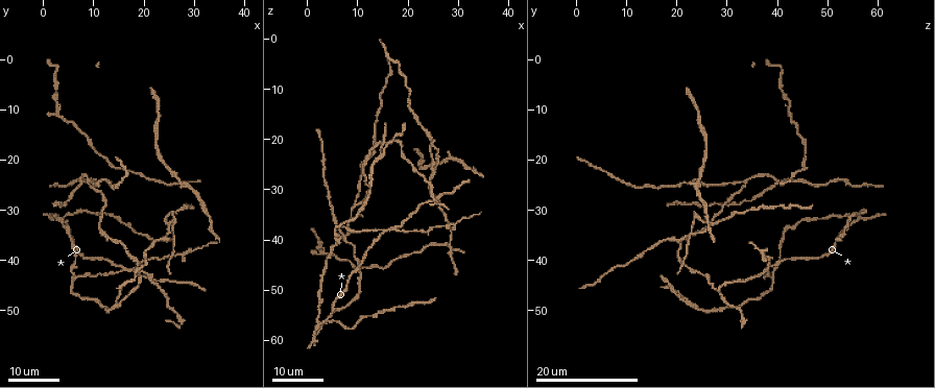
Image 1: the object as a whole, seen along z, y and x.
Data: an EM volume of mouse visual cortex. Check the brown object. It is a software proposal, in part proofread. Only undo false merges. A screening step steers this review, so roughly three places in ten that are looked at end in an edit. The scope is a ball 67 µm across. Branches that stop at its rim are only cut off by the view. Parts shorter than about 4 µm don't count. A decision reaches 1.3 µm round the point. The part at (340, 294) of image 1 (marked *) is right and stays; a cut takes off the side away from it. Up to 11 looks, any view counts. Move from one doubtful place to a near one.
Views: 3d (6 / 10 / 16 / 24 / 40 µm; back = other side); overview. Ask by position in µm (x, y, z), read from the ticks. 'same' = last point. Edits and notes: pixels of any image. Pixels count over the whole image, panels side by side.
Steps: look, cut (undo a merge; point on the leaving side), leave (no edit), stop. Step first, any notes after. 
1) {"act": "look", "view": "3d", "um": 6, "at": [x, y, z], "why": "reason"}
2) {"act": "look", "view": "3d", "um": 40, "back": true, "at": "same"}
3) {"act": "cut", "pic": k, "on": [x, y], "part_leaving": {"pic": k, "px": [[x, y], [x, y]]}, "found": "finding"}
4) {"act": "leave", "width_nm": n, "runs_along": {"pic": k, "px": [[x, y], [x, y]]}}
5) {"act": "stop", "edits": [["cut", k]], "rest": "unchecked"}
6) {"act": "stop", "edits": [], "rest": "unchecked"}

{"act": "look", "view": "3d", "um": 24, "at": [8.0, 24.5, 39.5], "why": "a fork"}

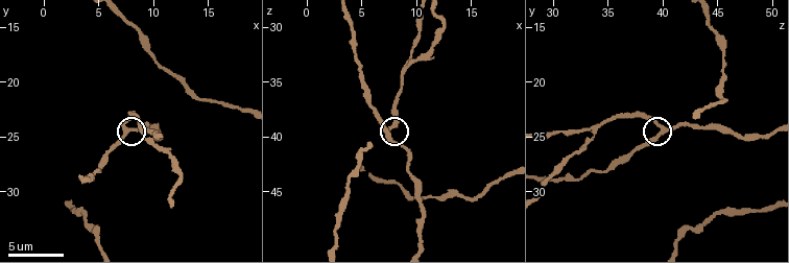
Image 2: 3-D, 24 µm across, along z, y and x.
{"act": "look", "view": "3d", "um": 10, "at": [7.8, 24.8, 39.8]}

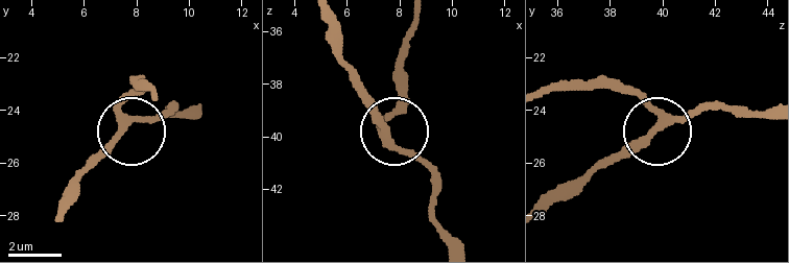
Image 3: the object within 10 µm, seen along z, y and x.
{"act": "leave", "runs_along": {"pic": 3, "px": [[415, 17], [404, 91], [386, 132], [359, 87]]}, "found": "continuous, no second neuron"}

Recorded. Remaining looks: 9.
{"act": "look", "view": "3d", "um": 16, "at": [9.0, 24.4, 33.8], "why": "branch point"}

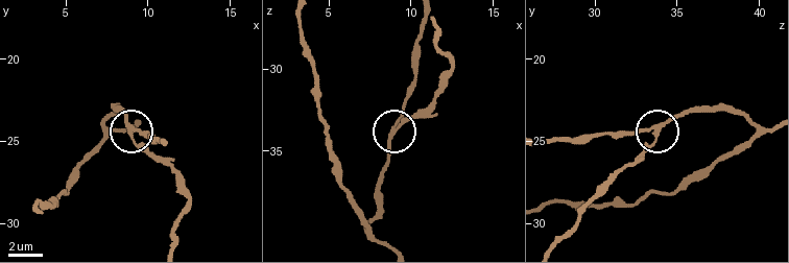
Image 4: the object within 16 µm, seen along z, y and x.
{"act": "leave", "arms": 3, "runs_along": {"pic": 4, "px": [[554, 243], [656, 132], [610, 134]]}, "found": "all the same neuron"}

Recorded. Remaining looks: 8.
{"act": "look", "view": "3d", "um": 16, "at": [14.5, 49.0, 23.0], "why": "small branch off a trunk"}

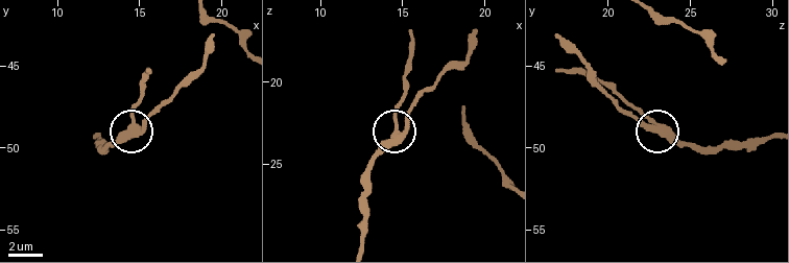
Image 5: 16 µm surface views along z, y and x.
{"act": "look", "view": "3d", "um": 6, "at": [15.0, 48.8, 23.1]}

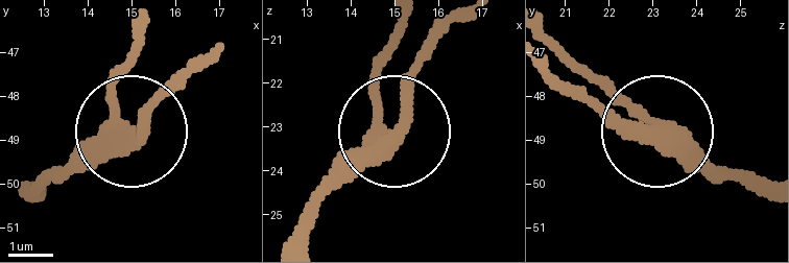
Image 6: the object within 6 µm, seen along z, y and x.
{"act": "leave", "arms": 3, "runs_along": {"pic": 6, "px": [[309, 235], [320, 201], [387, 145], [376, 60]]}, "found": "all the same neuron"}

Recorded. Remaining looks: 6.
{"act": "look", "view": "3d", "um": 24, "at": [16.0, 42.5, 38.5], "why": "side arm on a straight run"}

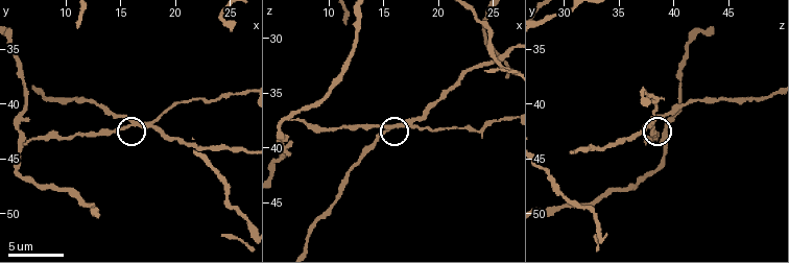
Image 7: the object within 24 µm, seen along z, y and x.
{"act": "look", "view": "3d", "um": 10, "at": [15.8, 41.8, 38.0]}

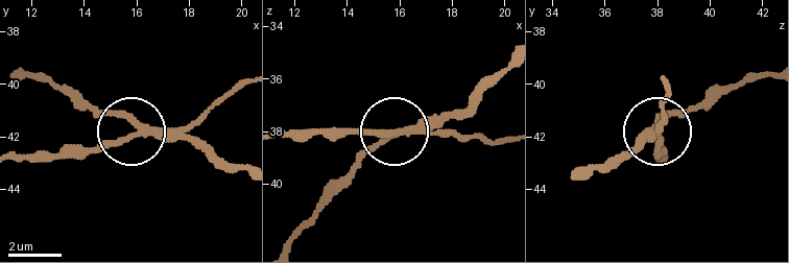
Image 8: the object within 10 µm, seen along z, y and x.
{"act": "cut", "pic": 8, "on": [111, 141], "side_arm_um": 11, "part_leaving": {"pic": 8, "px": [[156, 134], [193, 127], [241, 87]]}, "found": "two neurons meet here"}

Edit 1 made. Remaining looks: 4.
{"act": "look", "view": "overview", "why": "redraw"}

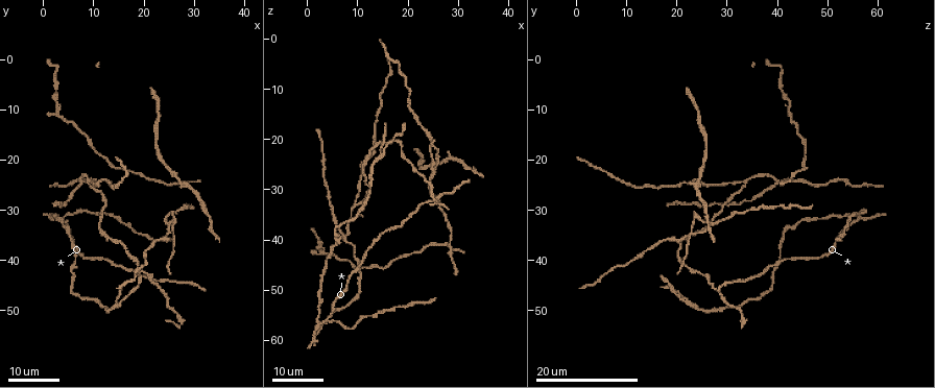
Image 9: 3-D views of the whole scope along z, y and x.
{"act": "look", "view": "3d", "um": 16, "at": [26.0, 31.5, 24.0], "why": "three arms meet"}

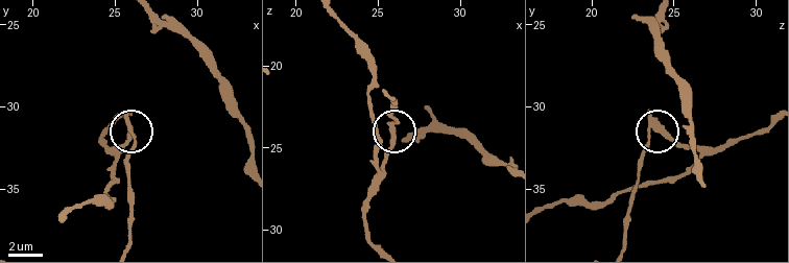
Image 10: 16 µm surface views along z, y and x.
{"act": "look", "view": "3d", "um": 6, "at": [25.9, 31.4, 23.5]}

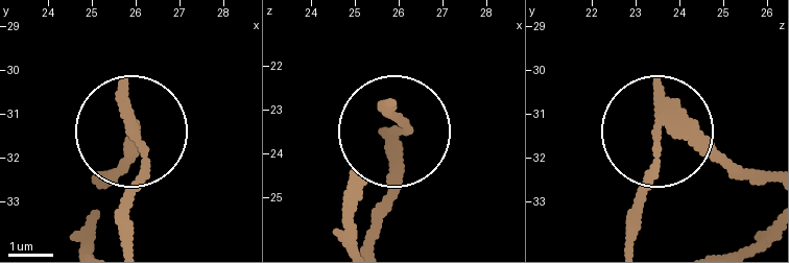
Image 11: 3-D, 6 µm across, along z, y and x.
{"act": "cut", "pic": 11, "on": [132, 194], "arms": 3, "part_leaving": {"pic": 11, "px": [[133, 139], [140, 180], [129, 236]]}, "found": "two neurons meet here"}

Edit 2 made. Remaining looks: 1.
{"act": "stop", "edits": [["cut", 8], ["cut", 11]], "rest": "unchecked"}

